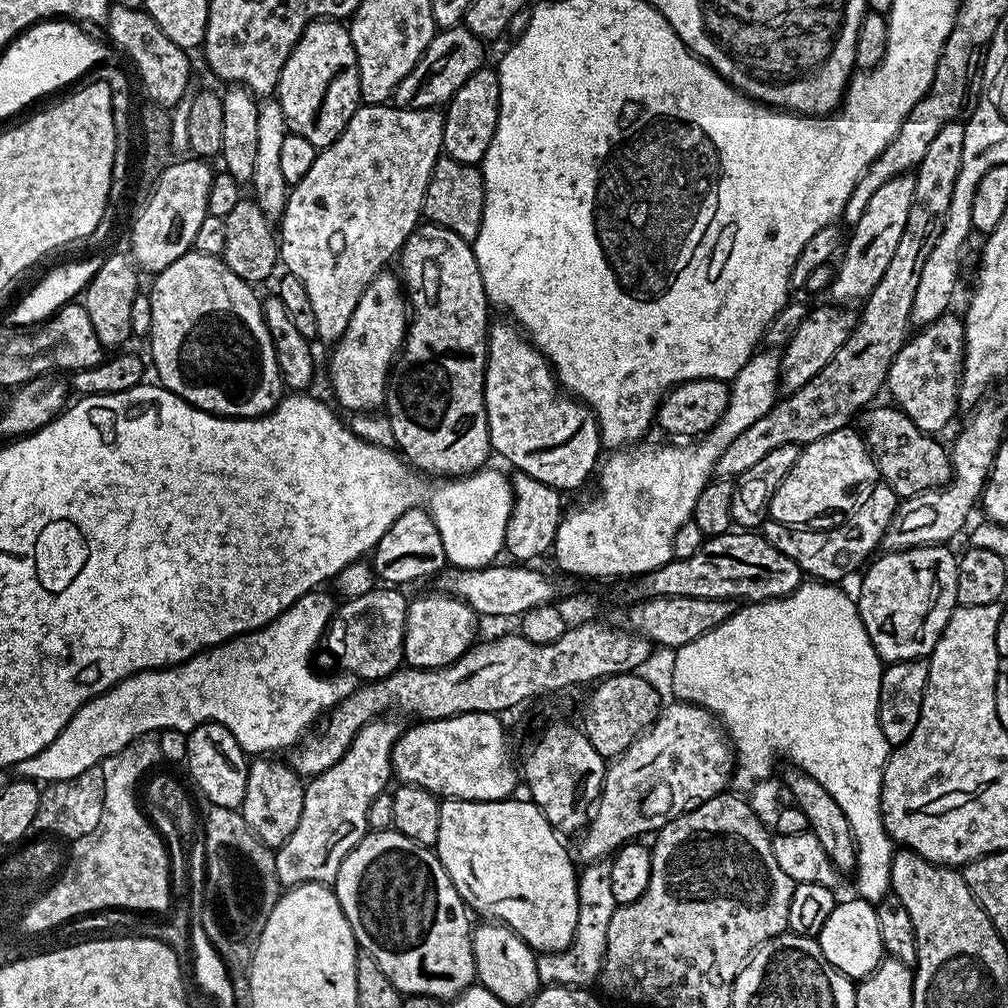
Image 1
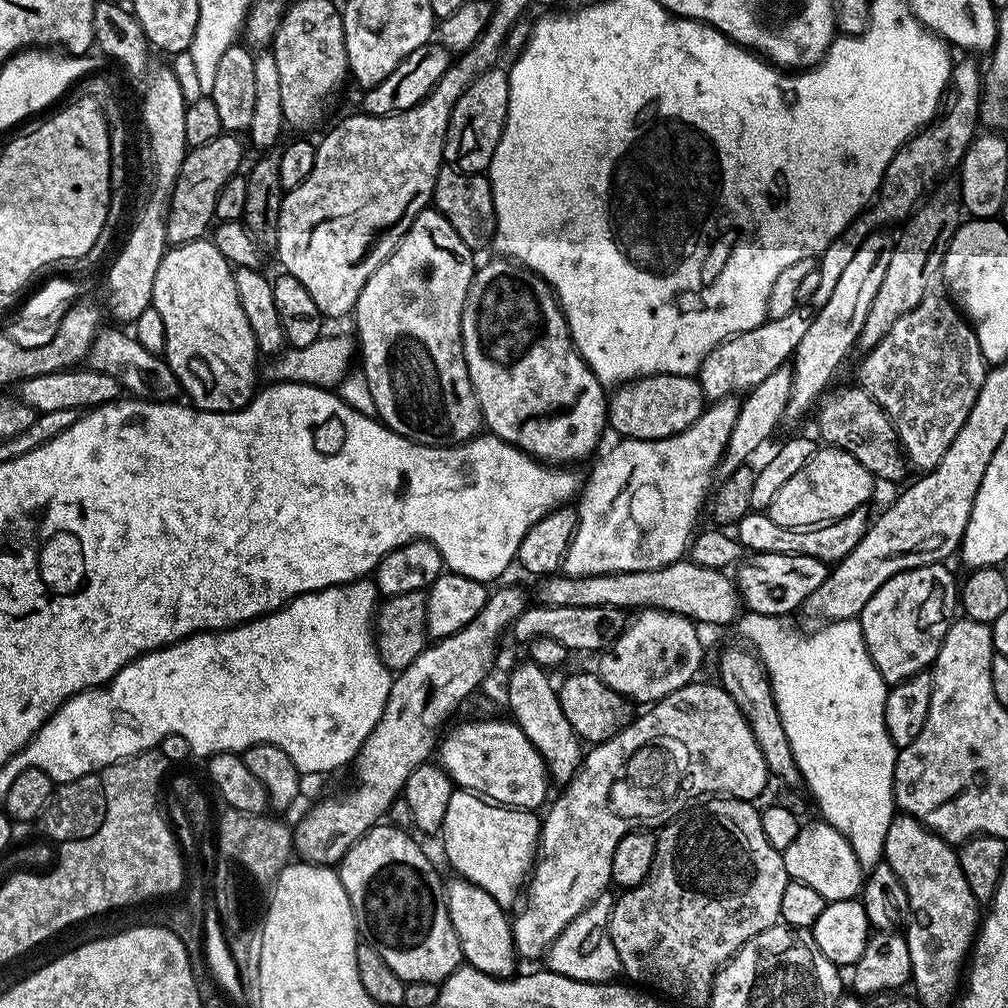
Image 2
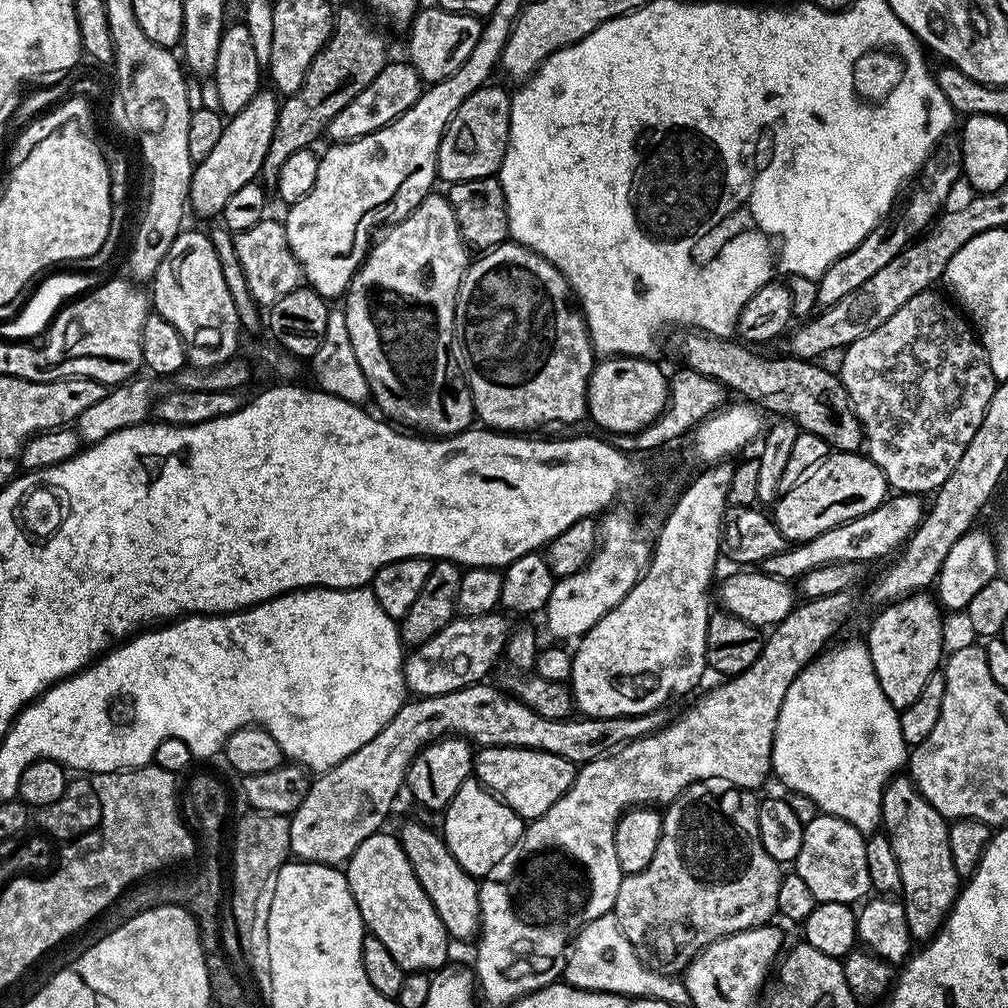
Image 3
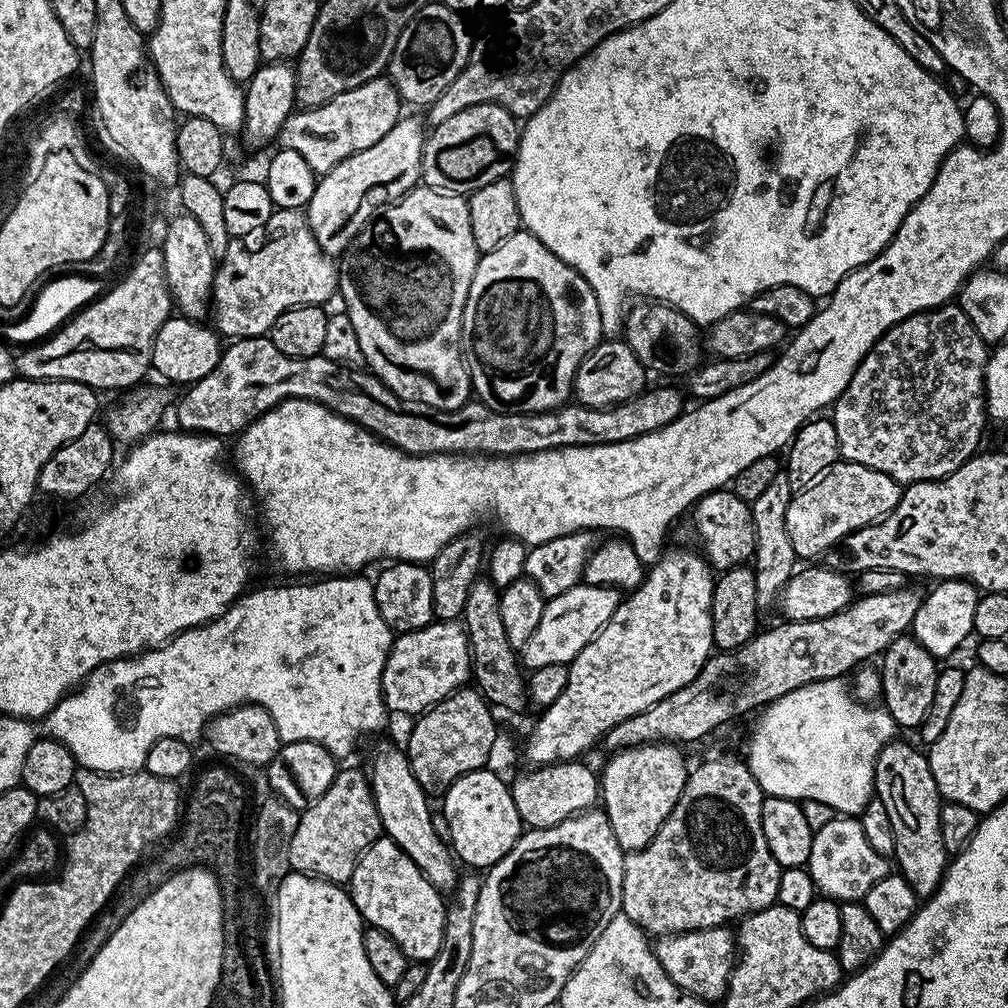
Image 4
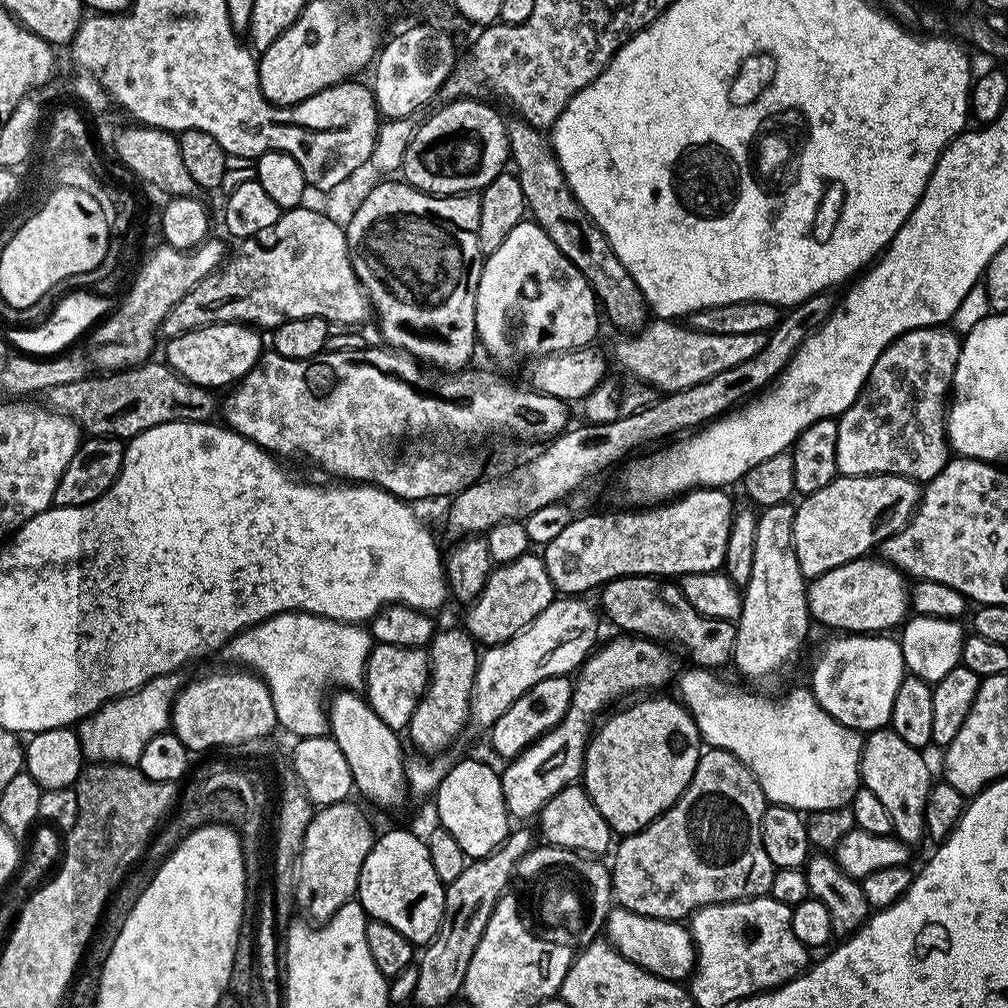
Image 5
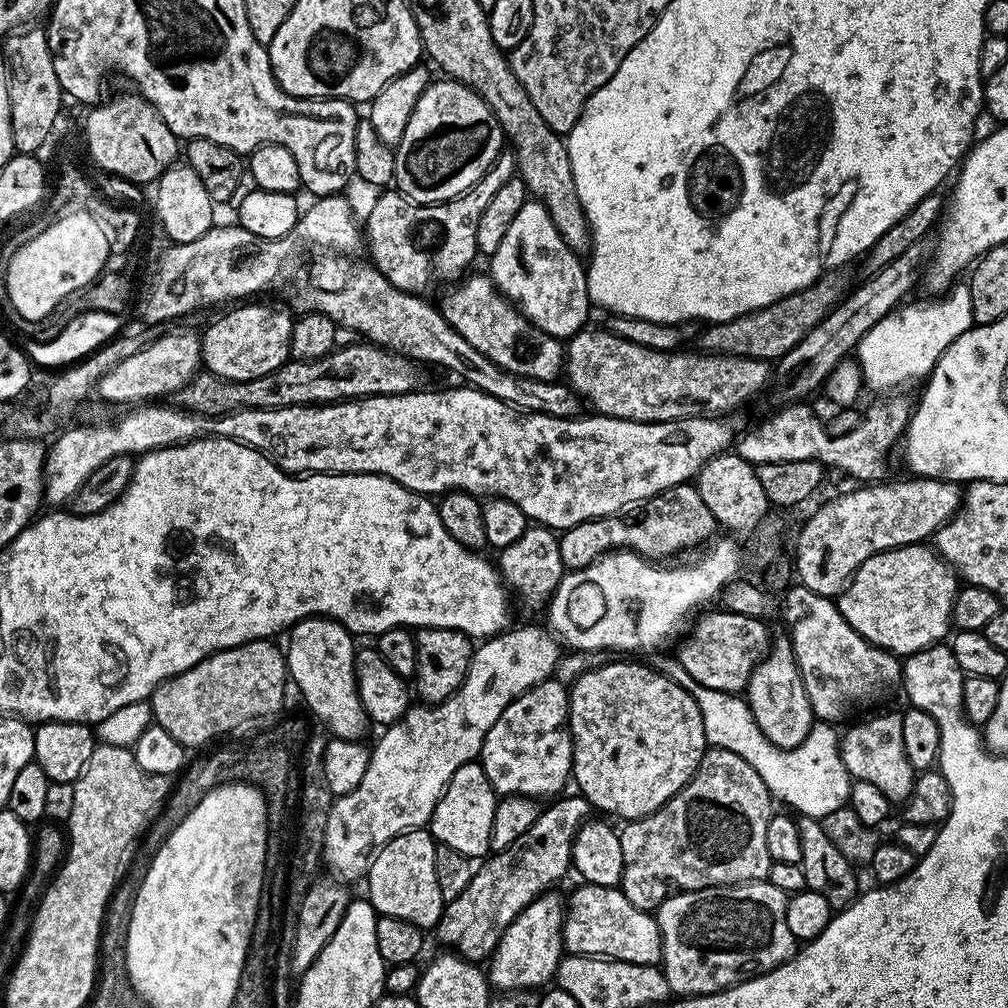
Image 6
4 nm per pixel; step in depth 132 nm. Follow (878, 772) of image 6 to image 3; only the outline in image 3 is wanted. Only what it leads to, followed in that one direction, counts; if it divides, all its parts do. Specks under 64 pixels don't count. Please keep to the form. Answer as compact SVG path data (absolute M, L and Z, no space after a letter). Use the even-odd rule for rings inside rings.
M897 774L889 780L884 788L884 797L880 807L880 818L883 831L893 847L894 858L897 859L898 871L901 875L901 886L904 909L906 910L906 926L910 926L913 941L927 942L936 935L936 931L948 919L948 911L960 894L962 878L954 870L954 862L950 859L950 842L948 841L949 821L945 820L911 782L907 775Z

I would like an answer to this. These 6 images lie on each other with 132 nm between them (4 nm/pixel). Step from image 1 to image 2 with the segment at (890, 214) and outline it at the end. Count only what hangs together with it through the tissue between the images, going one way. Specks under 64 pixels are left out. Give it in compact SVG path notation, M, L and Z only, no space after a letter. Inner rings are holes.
M884 230L871 232L864 239L854 258L850 258L850 263L842 270L826 306L816 309L816 317L810 322L810 330L806 330L802 342L798 342L796 355L790 361L792 385L790 402L786 402L784 411L785 421L800 420L811 406L813 409L825 393L824 387L835 378L836 371L851 354L852 347L855 349L859 345L862 322L866 322L866 314L870 314L870 306L874 302L874 294L878 294L878 286L882 286L882 278L886 278L886 266L890 266L894 240L888 234Z

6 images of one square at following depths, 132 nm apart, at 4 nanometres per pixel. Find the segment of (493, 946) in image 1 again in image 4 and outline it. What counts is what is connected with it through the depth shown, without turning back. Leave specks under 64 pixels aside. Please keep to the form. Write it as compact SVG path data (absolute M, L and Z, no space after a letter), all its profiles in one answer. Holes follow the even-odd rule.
M396 748L382 749L372 760L370 783L383 835L393 840L416 863L418 870L422 870L425 878L441 894L451 893L458 883L458 875L456 876L458 864L441 829L439 832L435 822L432 821L432 812L428 809L429 793L425 792L418 778L414 778L407 755L401 749L400 752Z

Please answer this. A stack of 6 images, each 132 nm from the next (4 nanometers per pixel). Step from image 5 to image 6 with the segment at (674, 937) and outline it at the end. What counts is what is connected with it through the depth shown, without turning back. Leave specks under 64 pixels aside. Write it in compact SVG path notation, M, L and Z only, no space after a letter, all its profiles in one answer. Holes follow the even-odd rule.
M581 883L580 889L566 900L564 950L573 956L599 956L631 964L659 965L660 931L651 911L636 908L619 887L607 888Z

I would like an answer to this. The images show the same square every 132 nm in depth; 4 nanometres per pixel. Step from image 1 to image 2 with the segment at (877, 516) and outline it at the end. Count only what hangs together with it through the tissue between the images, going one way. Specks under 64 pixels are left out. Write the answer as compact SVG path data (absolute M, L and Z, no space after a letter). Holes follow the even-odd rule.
M862 507L842 518L829 520L827 524L818 524L814 528L778 526L778 522L770 519L767 512L751 511L741 518L739 524L735 525L734 535L741 546L752 554L758 552L762 554L806 554L810 558L818 558L826 565L834 566L842 558L846 558L846 554L850 554L850 550L854 550L858 542L862 542L870 523L868 511L867 507Z

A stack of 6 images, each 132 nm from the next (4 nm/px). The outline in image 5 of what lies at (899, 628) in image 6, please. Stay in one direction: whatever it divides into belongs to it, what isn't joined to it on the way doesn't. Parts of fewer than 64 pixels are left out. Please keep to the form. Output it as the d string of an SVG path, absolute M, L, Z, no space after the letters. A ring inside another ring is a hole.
M883 558L872 559L851 560L842 566L834 566L834 570L826 570L826 574L811 577L808 615L815 623L817 620L828 628L837 628L835 631L840 634L888 634L893 631L891 628L899 629L905 623L910 612L910 588L904 573Z

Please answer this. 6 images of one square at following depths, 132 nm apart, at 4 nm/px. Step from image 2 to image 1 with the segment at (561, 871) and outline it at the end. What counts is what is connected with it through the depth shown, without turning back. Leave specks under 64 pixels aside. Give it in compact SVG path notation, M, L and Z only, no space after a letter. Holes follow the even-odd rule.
M672 702L672 705L661 707L660 717L655 720L642 734L635 740L621 756L615 757L604 769L604 785L600 791L600 799L594 805L594 811L591 813L590 819L583 829L580 840L580 856L584 862L595 862L609 857L615 853L617 848L629 842L635 841L637 838L644 838L644 835L655 834L664 828L673 820L675 816L681 816L683 812L689 808L706 802L710 798L721 795L725 791L724 788L734 776L734 749L730 743L729 737L726 735L721 723L708 711L707 708L699 708L697 704L686 704L683 702Z

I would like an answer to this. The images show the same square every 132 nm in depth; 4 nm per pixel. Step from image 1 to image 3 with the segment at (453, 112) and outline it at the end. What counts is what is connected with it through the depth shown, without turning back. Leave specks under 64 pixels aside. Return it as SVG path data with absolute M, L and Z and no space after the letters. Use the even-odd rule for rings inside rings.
M492 87L474 90L474 94L458 106L454 118L446 126L436 155L436 174L441 181L448 180L449 185L496 176L500 171L500 163L508 149L512 98L507 91Z

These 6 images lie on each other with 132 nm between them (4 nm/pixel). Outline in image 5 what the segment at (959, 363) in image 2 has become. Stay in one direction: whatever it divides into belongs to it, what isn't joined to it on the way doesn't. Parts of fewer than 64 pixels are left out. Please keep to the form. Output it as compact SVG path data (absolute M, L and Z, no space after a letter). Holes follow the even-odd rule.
M951 327L915 328L886 345L858 398L836 420L836 471L842 476L904 476L927 482L948 465L946 405L961 337Z

